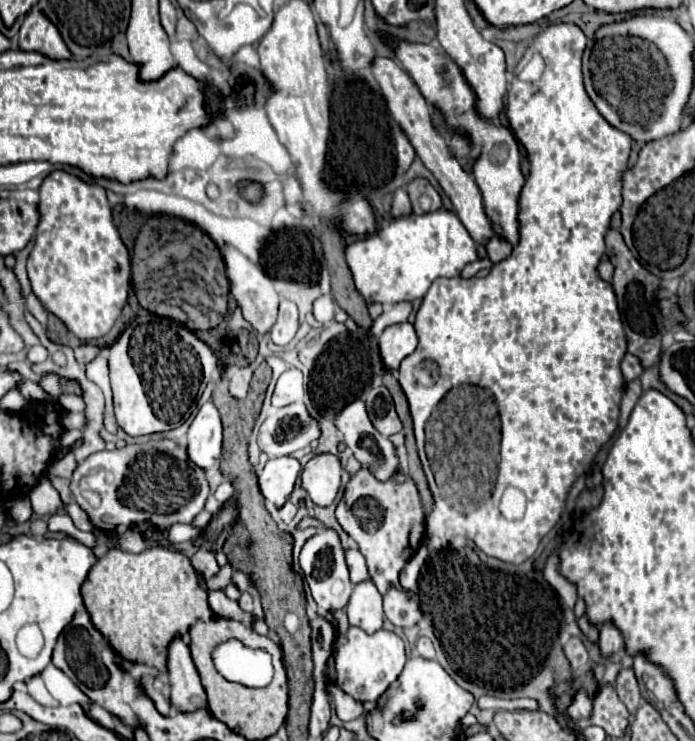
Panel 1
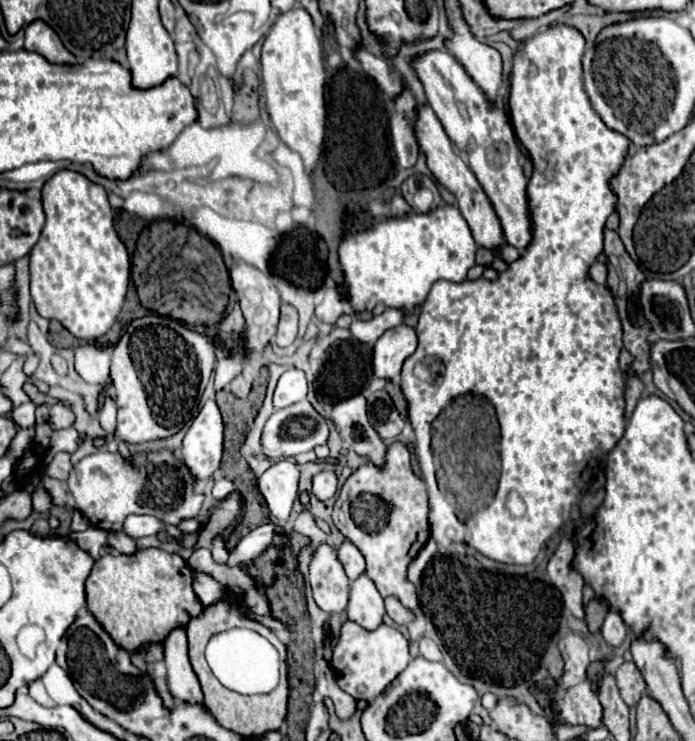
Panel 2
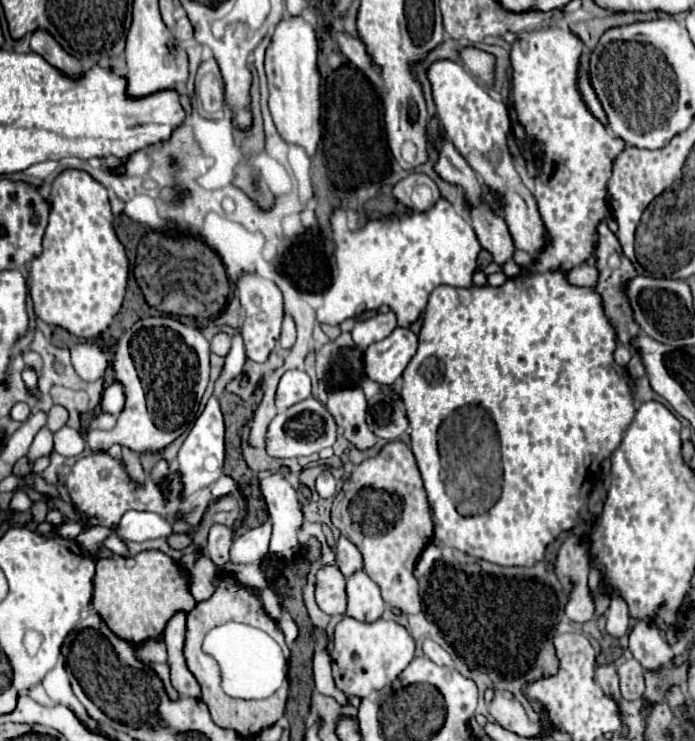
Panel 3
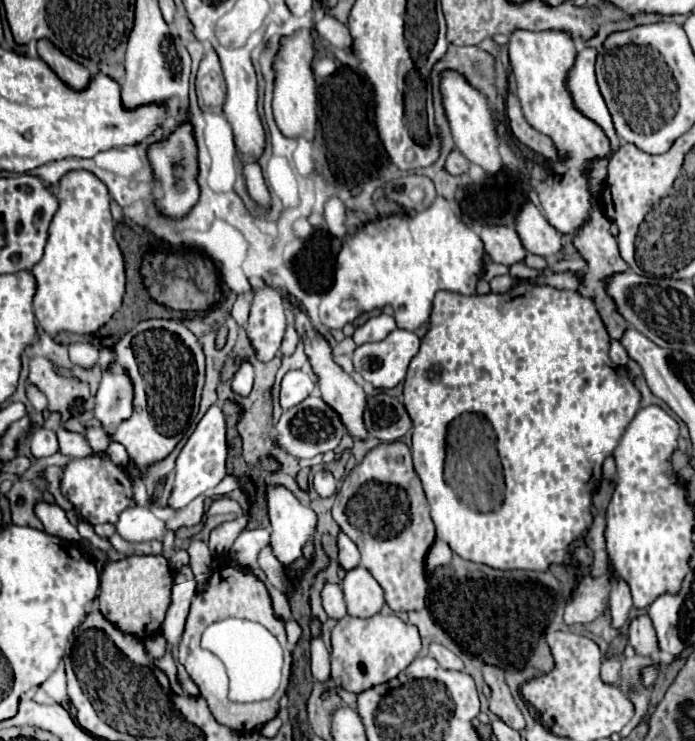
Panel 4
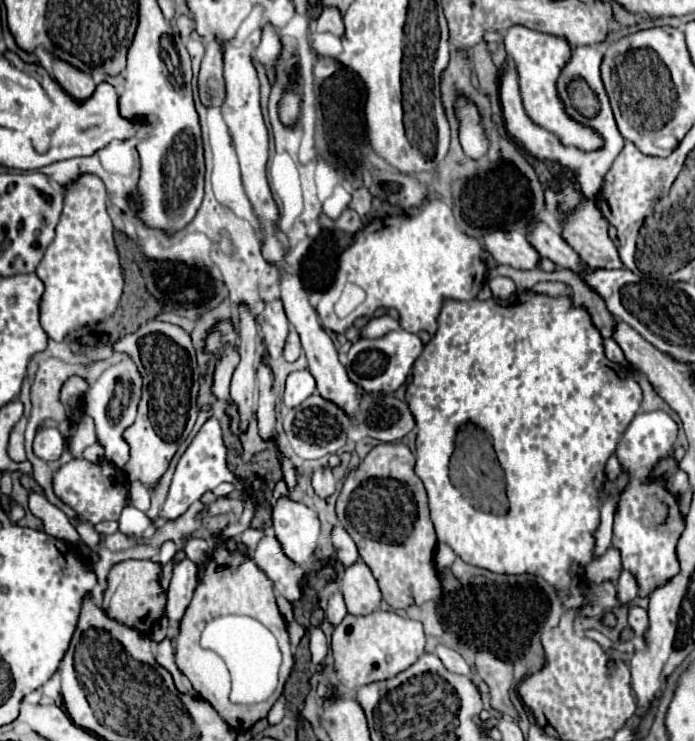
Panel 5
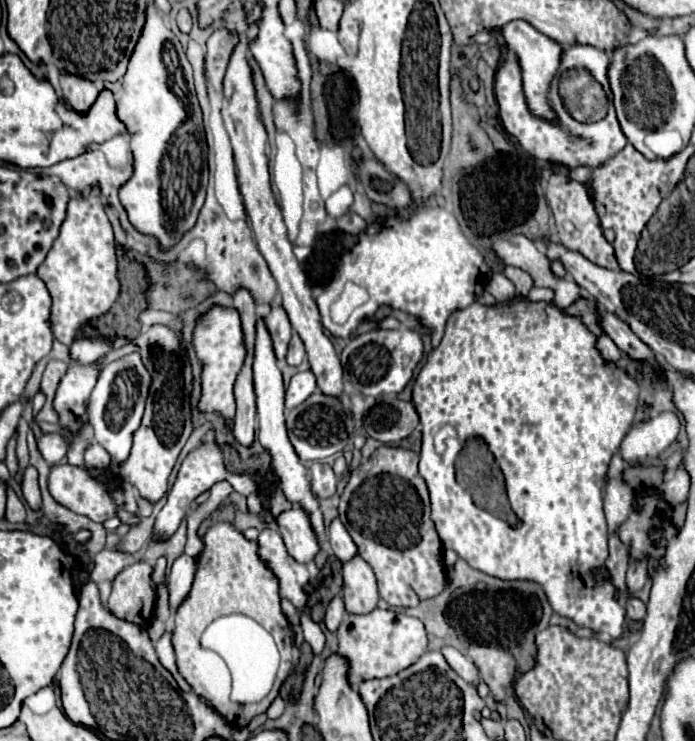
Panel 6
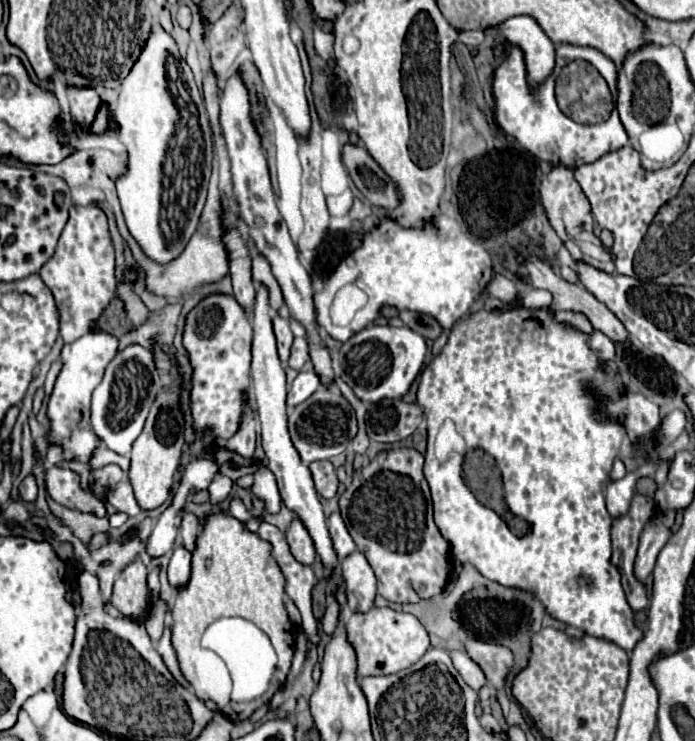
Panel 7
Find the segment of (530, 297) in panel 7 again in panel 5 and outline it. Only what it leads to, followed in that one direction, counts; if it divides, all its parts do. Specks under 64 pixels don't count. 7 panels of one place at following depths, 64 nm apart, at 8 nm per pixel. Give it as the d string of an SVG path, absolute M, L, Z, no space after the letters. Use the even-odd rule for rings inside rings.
M538 282L532 288L532 292L534 294L546 294L546 296L562 296L568 292L568 286L560 284L560 282Z

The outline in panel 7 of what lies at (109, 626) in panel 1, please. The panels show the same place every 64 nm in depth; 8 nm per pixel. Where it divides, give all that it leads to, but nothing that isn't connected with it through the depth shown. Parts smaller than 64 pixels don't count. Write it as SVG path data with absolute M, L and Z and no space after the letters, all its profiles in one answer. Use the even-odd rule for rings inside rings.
M140 558L128 564L116 578L112 604L132 620L144 620L148 616L146 566Z

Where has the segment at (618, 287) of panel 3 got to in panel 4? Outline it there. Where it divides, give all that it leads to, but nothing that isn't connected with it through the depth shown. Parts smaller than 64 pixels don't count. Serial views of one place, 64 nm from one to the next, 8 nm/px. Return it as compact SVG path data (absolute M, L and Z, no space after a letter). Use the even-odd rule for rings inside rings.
M592 208L588 222L584 222L582 228L576 230L576 232L570 236L570 244L572 244L572 248L574 248L574 250L586 260L586 264L588 264L588 268L578 276L578 280L580 280L578 292L580 292L584 298L590 298L590 300L594 302L594 306L596 306L596 310L598 310L602 322L604 322L604 328L606 328L606 332L608 332L608 336L620 340L620 336L622 336L622 332L626 330L628 324L626 324L626 320L616 312L614 302L606 296L602 280L604 280L606 276L614 274L614 272L624 272L624 270L628 270L628 266L626 266L626 262L620 258L620 254L618 254L618 244L616 244L614 236L608 232L608 228L610 228L610 220L608 220L598 208Z

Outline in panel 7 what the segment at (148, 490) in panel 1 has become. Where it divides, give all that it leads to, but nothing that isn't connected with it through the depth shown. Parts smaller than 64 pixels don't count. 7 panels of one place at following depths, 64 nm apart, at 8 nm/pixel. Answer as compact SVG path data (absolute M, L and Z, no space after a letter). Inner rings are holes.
M50 466L44 472L44 482L50 498L62 506L76 508L80 512L94 512L96 516L104 516L104 502L92 496L90 490L80 488L80 476L72 470Z

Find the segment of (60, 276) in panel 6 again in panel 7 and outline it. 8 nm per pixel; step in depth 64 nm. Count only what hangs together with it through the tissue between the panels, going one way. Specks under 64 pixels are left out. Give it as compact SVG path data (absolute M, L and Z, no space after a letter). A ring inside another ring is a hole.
M90 204L70 208L70 220L66 222L58 240L58 248L54 256L42 266L40 278L54 294L60 314L60 336L64 342L72 342L88 334L102 310L114 298L116 290L114 248L110 244L106 216L98 206Z

